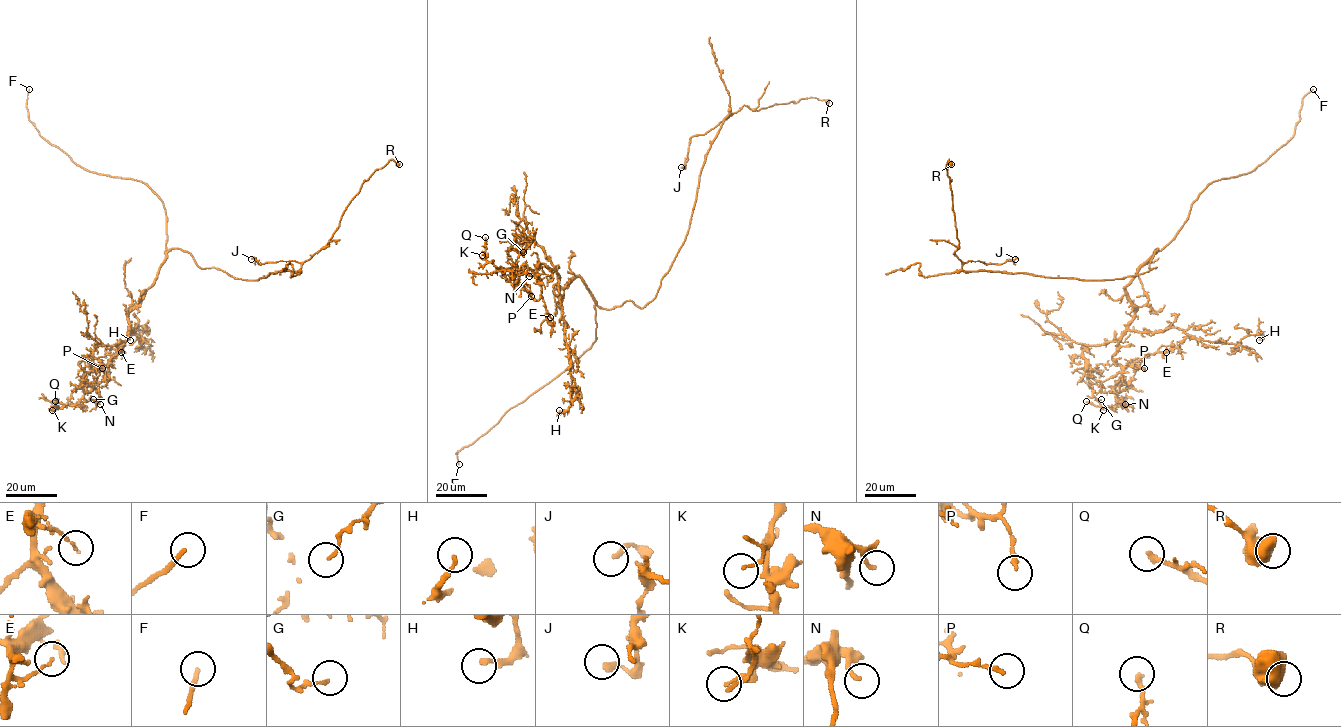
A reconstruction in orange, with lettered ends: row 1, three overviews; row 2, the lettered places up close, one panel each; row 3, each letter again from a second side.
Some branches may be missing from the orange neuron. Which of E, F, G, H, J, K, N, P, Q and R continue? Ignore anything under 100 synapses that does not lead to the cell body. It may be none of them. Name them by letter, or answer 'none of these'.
F

